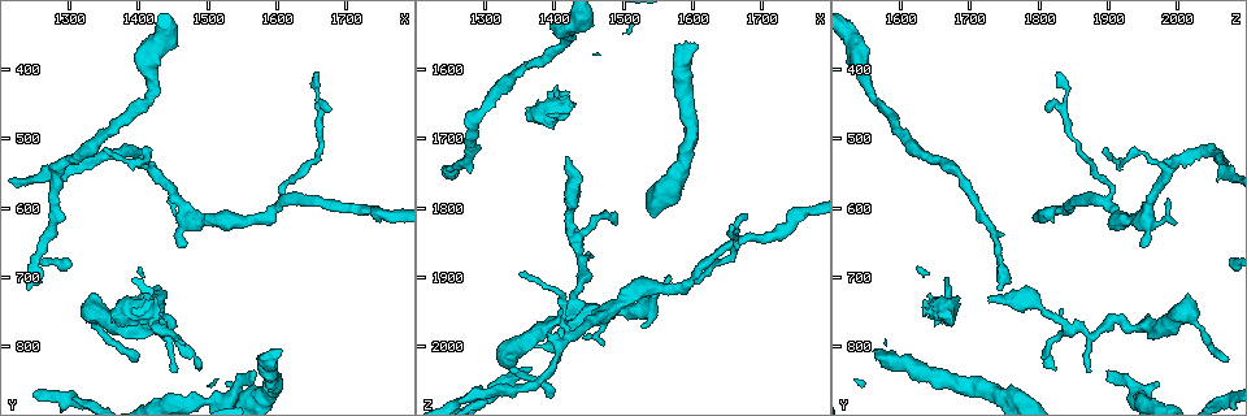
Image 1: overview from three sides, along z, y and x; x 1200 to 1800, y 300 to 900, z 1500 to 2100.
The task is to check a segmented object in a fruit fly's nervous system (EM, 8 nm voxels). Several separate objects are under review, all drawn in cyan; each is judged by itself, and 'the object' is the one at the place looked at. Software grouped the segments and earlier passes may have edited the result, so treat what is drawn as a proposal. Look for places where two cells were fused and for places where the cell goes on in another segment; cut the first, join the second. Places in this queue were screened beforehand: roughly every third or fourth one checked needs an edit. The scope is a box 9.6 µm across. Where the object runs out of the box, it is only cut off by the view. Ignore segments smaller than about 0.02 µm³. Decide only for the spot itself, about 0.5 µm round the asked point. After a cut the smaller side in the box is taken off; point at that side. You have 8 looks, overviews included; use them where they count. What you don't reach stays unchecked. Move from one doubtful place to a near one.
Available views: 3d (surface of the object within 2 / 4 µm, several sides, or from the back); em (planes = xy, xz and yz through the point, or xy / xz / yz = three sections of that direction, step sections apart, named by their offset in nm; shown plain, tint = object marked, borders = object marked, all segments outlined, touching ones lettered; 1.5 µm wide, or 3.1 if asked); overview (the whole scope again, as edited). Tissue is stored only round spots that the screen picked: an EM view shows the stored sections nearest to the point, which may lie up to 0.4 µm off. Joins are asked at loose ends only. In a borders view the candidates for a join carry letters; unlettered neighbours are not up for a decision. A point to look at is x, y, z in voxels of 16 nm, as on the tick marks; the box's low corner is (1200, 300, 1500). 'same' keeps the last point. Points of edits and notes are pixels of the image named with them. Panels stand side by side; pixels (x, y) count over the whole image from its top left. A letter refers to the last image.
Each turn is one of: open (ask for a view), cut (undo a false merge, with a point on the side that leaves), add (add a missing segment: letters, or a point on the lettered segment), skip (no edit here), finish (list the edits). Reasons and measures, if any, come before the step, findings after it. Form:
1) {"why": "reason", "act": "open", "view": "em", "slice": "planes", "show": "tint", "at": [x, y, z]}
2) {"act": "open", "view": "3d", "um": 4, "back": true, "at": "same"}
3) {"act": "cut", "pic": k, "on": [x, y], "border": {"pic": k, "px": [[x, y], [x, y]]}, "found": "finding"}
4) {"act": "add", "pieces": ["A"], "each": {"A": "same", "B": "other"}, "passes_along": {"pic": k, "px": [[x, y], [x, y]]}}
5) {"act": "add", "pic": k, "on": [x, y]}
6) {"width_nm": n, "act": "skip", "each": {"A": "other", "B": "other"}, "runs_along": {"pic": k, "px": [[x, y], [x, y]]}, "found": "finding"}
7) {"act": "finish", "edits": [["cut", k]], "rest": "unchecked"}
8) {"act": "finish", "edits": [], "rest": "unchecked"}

{"why": "stops while still wide", "act": "open", "view": "em", "slice": "planes", "show": "borders", "at": [1605, 810, 1565]}

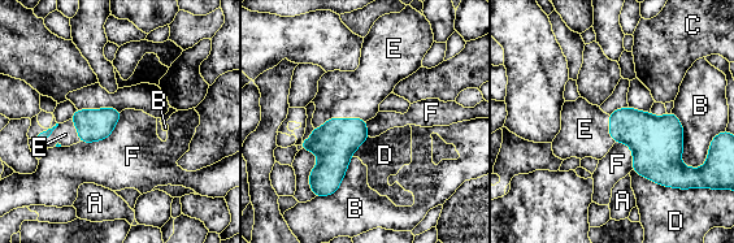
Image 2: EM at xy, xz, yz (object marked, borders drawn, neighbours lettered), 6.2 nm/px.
{"longest_contact_nm": ["B", 360], "act": "add", "pieces": ["E"], "each": {"A": "other", "B": "other", "C": "other", "D": "other", "E": "same", "F": "other"}, "found": "it goes on there"}

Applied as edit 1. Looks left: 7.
{"why": "free end", "act": "open", "view": "em", "slice": "yz", "step": 4, "show": "borders", "at": [1470, 650, 1950]}

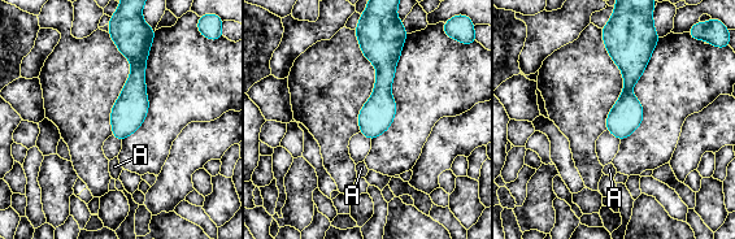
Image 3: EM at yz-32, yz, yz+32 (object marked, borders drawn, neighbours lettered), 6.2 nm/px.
{"why": "another direction", "act": "open", "view": "em", "slice": "xy", "step": 4, "show": "borders", "at": "same"}

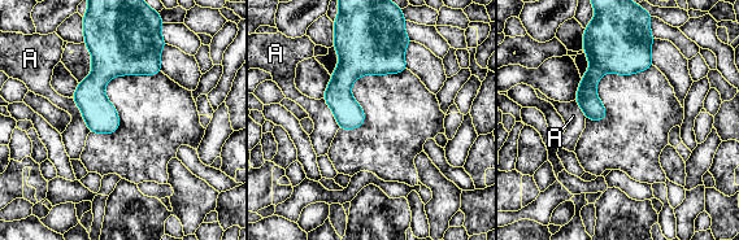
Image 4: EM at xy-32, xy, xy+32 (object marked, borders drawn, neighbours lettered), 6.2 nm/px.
{"act": "skip", "each": {"A": "other"}, "found": "no lettered segment goes on from it"}

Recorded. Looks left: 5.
{"why": "free end", "act": "open", "view": "em", "slice": "planes", "show": "borders", "at": [1530, 855, 1975]}

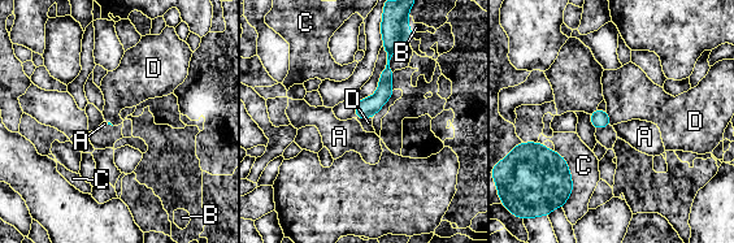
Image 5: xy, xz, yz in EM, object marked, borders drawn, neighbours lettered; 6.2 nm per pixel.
{"act": "skip", "each": {"A": "other", "B": "other", "C": "other", "D": "other"}, "border": {"pic": 5, "px": [[356, 117], [369, 118]]}, "found": "no lettered segment goes on from it"}

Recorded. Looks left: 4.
{"act": "finish", "edits": [["add", 2]], "rest": "unchecked"}

